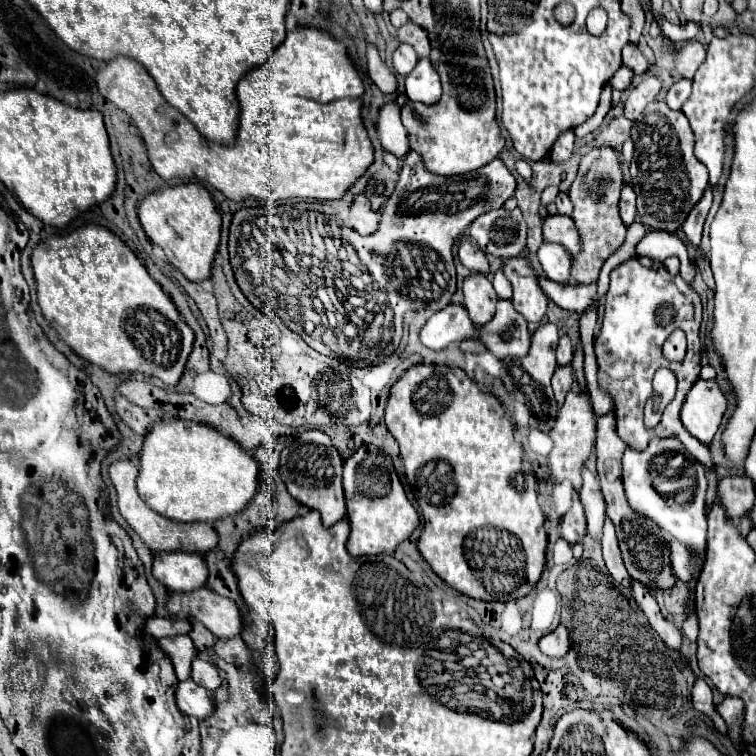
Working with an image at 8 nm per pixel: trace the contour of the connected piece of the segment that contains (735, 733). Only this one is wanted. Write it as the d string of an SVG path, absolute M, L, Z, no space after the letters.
M727 696L727 698L723 698L723 702L717 704L715 710L717 710L717 712L721 714L721 718L727 722L727 728L729 728L729 736L731 736L731 740L735 740L735 742L741 746L741 750L745 750L745 748L743 748L743 740L741 740L743 700L741 700L741 698Z

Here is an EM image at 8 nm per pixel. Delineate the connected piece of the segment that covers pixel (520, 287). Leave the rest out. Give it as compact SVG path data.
M513 258L505 264L503 272L513 284L511 302L515 304L515 310L523 314L527 322L541 322L547 312L549 298L541 292L537 284L537 274L529 264L529 260Z

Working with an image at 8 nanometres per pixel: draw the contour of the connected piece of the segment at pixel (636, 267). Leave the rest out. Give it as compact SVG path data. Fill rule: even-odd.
M633 256L627 262L623 262L621 266L617 266L617 270L613 270L611 274L611 284L609 284L609 292L607 292L607 302L605 302L605 318L603 318L603 326L599 336L595 338L595 354L597 354L597 364L599 364L599 386L603 390L607 390L613 400L615 400L615 410L617 410L617 434L619 438L627 444L633 446L635 450L645 450L649 440L653 436L659 438L677 438L681 440L681 444L689 450L689 454L693 454L707 470L715 468L715 462L709 454L709 448L701 442L697 442L697 438L693 438L681 418L681 402L685 402L685 394L689 392L691 384L679 384L679 382L695 382L699 380L699 372L701 372L701 354L703 354L703 344L699 340L699 326L701 326L701 298L697 296L697 292L689 286L689 292L681 292L681 282L677 276L669 274L669 270L665 268L663 262L647 258L647 256ZM681 328L687 336L687 354L685 360L679 364L671 364L669 360L665 360L663 356L663 342L667 340L667 336L675 330ZM661 366L671 366L675 376L677 376L677 396L675 400L665 408L663 418L659 422L659 426L655 430L647 430L643 426L643 406L649 398L649 382L655 374L657 368Z

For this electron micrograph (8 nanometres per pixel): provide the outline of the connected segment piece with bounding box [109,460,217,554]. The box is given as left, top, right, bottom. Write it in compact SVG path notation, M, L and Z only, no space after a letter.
M121 460L111 464L109 476L115 484L117 496L119 496L119 512L127 520L127 524L139 534L143 544L151 548L151 552L169 552L169 550L185 550L185 552L197 552L205 554L217 546L217 532L207 522L195 522L195 524L179 524L175 520L169 520L157 512L153 512L137 494L135 480L137 480L137 466L131 460Z

